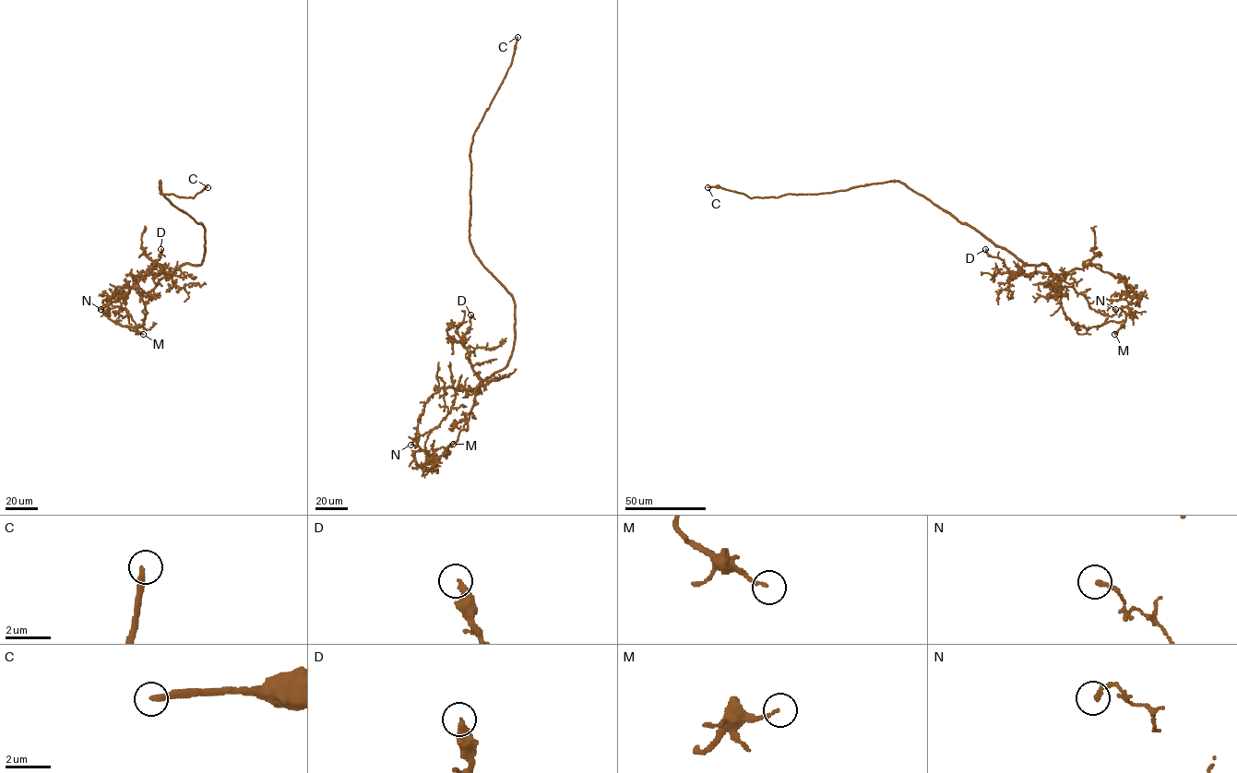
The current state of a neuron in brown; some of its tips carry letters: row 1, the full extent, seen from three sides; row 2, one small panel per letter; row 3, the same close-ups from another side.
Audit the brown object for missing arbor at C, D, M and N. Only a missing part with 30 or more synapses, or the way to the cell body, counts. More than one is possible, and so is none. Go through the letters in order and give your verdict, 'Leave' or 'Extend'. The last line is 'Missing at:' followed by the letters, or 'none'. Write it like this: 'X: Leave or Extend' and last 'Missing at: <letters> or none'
C: Extend
D: Leave
M: Leave
N: Leave
Missing at: C

